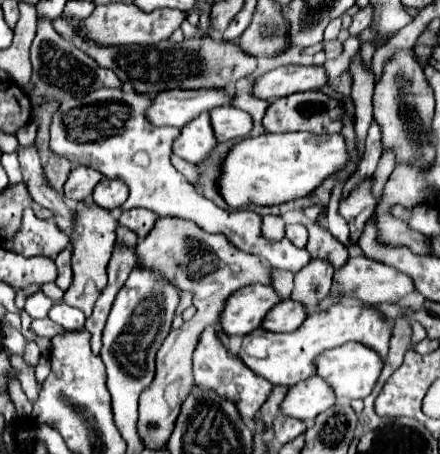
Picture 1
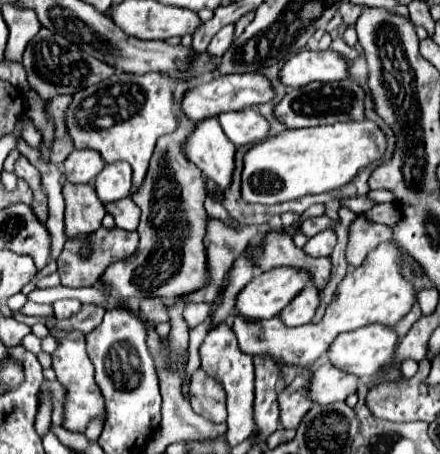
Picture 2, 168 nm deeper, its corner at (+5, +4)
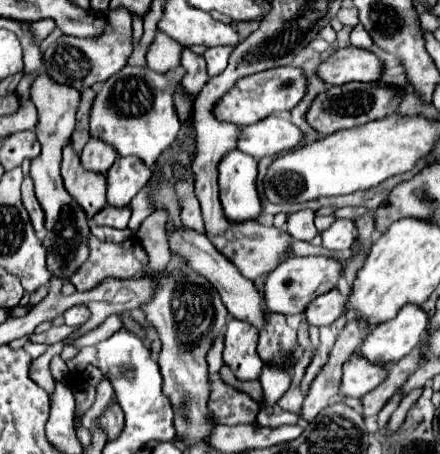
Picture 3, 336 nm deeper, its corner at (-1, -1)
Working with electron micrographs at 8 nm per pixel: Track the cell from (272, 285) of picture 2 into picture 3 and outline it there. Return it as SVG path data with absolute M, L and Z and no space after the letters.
M309 256L309 258L287 258L283 264L279 264L275 270L267 274L263 300L267 306L267 312L275 314L301 314L307 304L317 298L319 294L325 294L333 290L341 278L341 264L331 258L323 256Z

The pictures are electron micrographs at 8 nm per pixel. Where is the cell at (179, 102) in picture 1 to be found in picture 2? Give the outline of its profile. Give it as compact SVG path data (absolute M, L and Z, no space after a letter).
M243 73L243 75L221 75L211 79L209 83L199 83L197 87L193 87L183 103L181 109L185 111L185 115L189 115L189 119L193 121L203 121L209 117L217 117L219 113L225 111L243 111L245 107L253 107L253 105L261 105L267 101L273 101L275 91L271 87L271 81L261 75L261 73Z

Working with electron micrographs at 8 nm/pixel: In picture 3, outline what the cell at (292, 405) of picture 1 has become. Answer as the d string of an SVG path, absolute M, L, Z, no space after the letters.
M353 354L343 364L343 380L339 388L341 398L363 398L387 376L387 368L381 364L371 364L363 356Z

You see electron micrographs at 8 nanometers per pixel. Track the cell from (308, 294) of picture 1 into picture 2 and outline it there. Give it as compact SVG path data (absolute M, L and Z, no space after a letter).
M323 229L321 233L317 233L315 237L311 237L305 245L305 251L309 251L309 255L321 255L321 257L329 257L333 247L337 243L337 235L331 229Z

